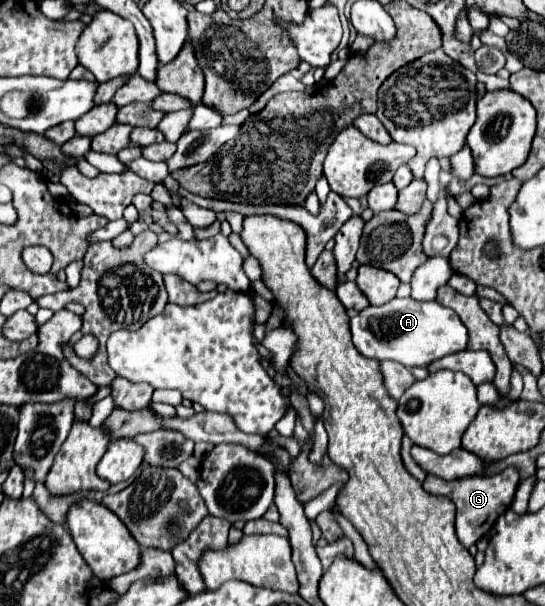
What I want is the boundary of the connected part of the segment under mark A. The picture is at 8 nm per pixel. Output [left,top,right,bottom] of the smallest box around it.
[352,297,468,367]

